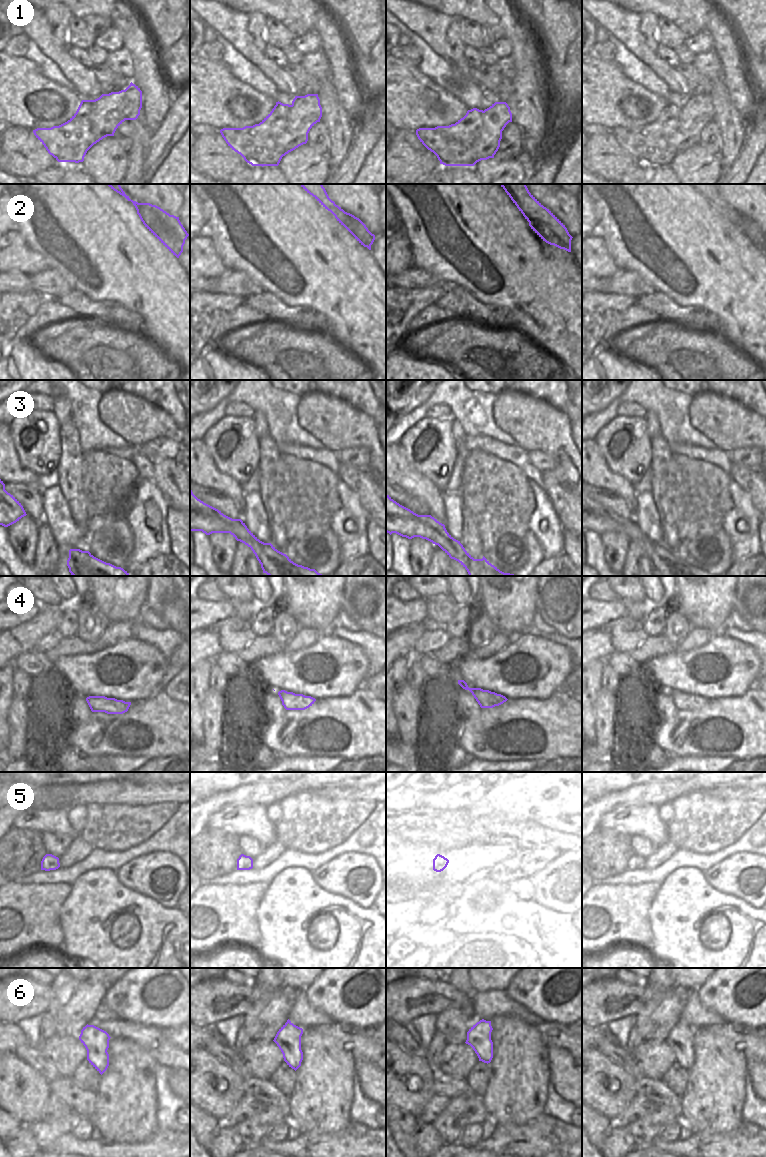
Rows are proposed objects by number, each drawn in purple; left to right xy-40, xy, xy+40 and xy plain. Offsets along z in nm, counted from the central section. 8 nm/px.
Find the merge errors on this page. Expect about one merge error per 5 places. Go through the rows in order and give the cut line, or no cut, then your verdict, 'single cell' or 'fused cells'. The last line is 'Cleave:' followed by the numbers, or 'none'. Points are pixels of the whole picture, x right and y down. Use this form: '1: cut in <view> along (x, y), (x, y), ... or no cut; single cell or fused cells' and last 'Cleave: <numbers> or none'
1: cut in xy-40 along (94, 100), (92, 141), (78, 153), (50, 154); fused cells
2: cut in xy along (370, 232), (370, 244), (367, 247); fused cells
3: no cut; single cell
4: no cut; single cell
5: no cut; single cell
6: no cut; single cell
Cleave: 1, 2

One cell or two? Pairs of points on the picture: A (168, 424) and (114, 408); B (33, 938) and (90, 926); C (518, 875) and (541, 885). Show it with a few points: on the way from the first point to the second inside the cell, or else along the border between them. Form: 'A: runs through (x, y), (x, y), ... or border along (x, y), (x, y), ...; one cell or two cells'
A: runs through (155, 422), (139, 422), (127, 415); one cell
B: border along (60, 909), (62, 945), (58, 949); two cells
C: runs through (524, 875), (531, 874), (536, 879); one cell

